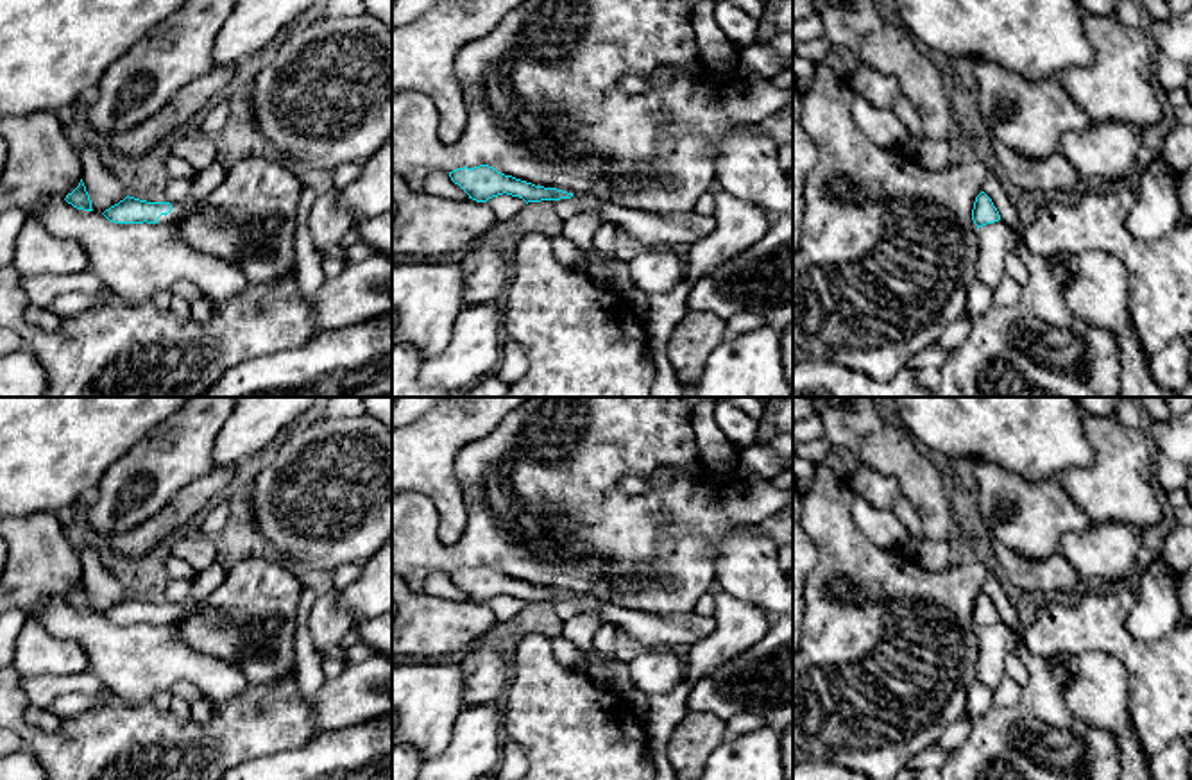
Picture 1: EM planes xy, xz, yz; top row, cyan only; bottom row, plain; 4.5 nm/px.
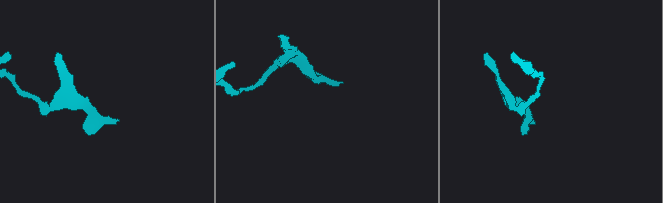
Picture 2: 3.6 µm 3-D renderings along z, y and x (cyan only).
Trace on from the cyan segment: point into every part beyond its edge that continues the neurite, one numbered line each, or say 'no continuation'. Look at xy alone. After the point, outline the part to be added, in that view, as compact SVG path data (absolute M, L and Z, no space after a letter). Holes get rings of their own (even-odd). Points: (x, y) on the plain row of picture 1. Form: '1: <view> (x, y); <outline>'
1: xy (179, 610); M174 603L168 615L161 615L158 624L175 626L190 612L190 603Z

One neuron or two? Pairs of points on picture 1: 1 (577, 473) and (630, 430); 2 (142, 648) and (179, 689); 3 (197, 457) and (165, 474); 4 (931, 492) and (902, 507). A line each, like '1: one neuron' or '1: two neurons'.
1: one neuron
2: two neurons
3: one neuron
4: two neurons

